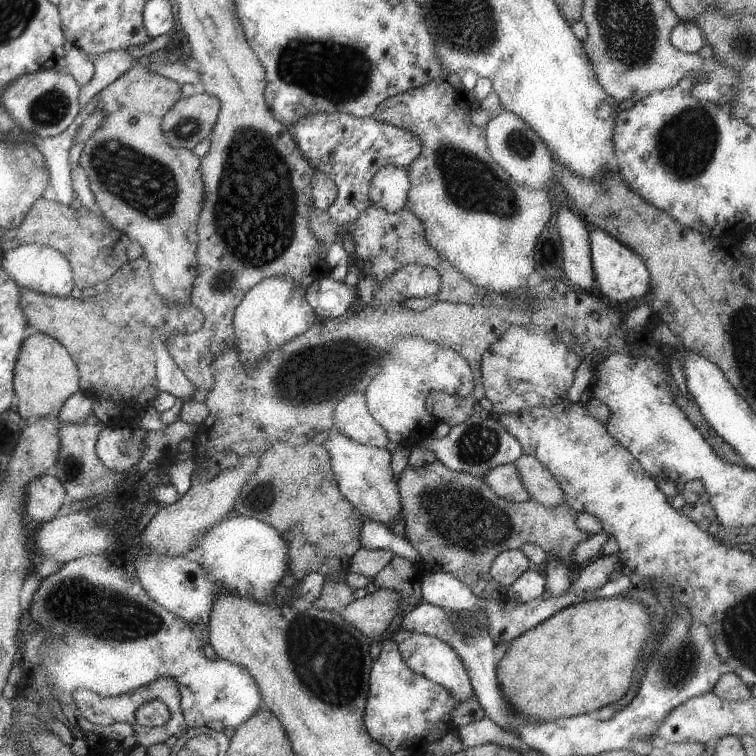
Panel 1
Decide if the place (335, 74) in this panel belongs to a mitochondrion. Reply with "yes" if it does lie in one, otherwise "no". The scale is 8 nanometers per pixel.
yes

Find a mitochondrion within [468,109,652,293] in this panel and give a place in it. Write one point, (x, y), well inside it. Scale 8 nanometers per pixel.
(518, 144)

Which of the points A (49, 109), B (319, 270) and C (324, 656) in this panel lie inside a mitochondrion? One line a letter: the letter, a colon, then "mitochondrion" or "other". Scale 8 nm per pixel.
A: mitochondrion
B: other
C: mitochondrion

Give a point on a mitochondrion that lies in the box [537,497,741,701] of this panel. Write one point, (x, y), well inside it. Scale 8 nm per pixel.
(687, 661)

